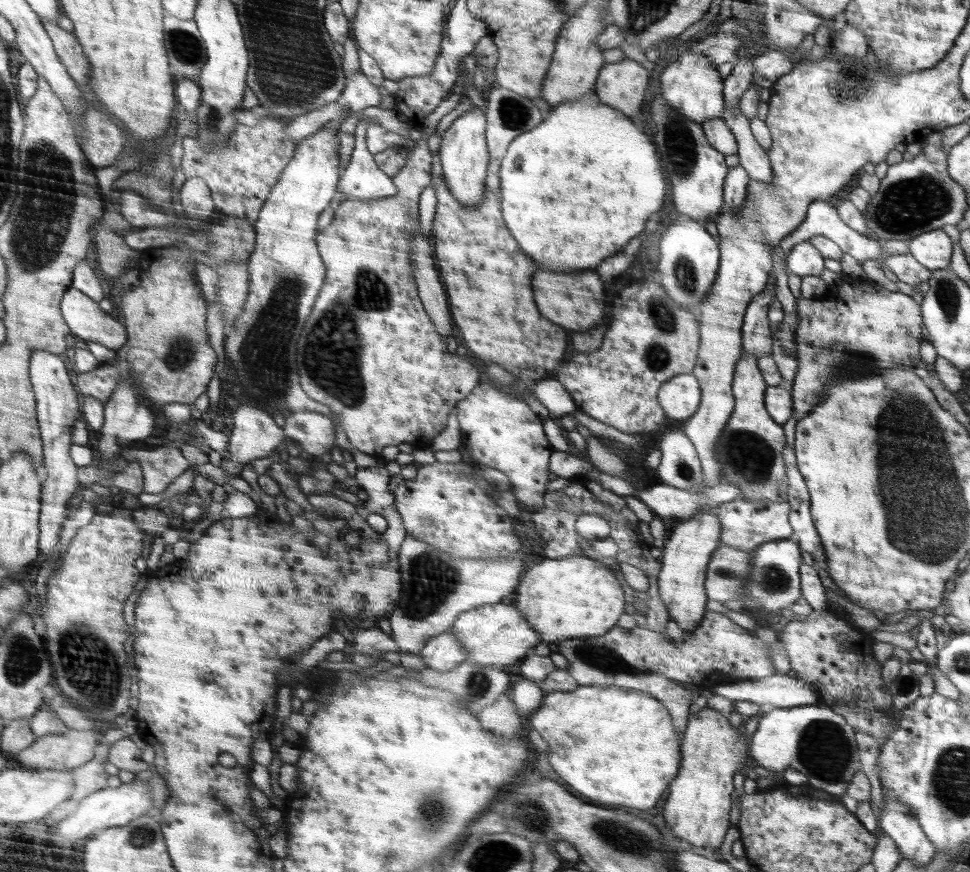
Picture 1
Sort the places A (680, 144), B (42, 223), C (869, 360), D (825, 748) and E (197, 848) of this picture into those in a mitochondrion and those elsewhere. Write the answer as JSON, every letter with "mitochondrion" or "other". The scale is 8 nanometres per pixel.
{"A":"mitochondrion","B":"mitochondrion","C":"mitochondrion","D":"mitochondrion","E":"mitochondrion"}

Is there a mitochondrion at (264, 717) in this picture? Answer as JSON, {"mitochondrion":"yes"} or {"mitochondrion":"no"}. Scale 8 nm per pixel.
{"mitochondrion":"no"}

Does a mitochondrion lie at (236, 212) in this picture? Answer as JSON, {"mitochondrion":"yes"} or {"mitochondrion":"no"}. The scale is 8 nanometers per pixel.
{"mitochondrion":"no"}

